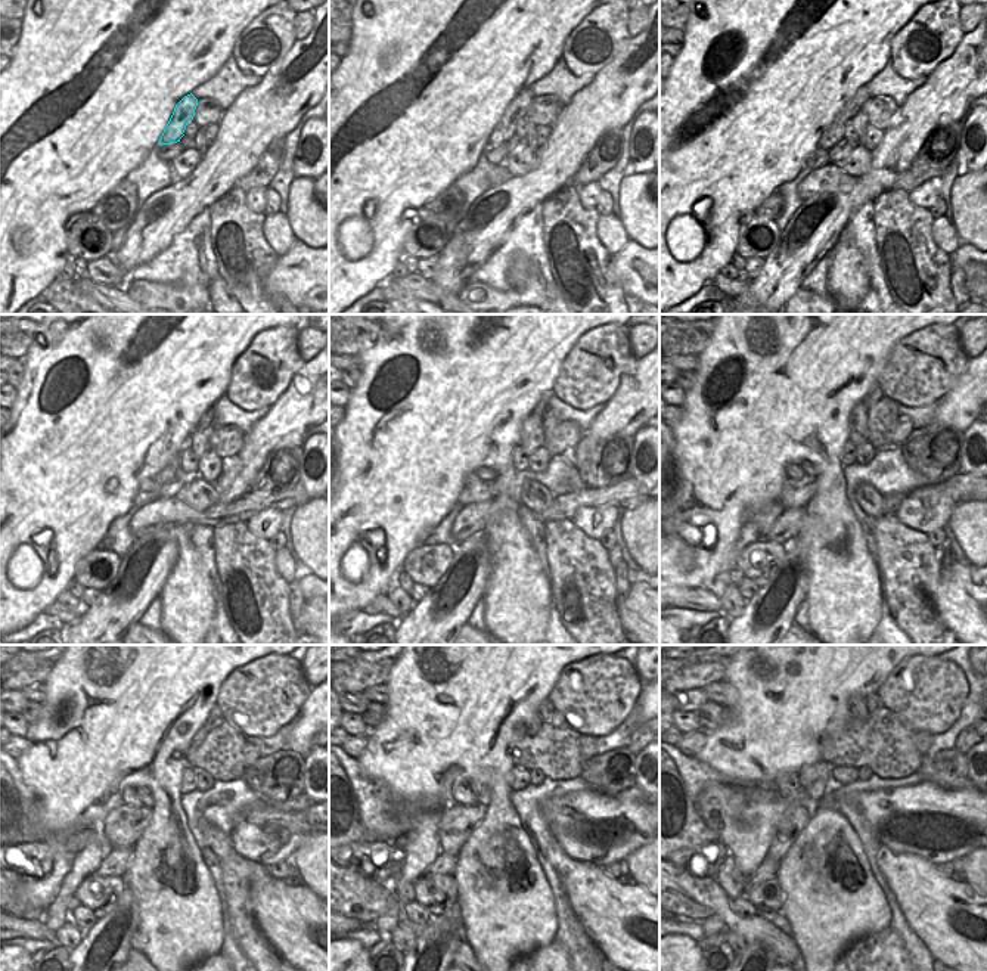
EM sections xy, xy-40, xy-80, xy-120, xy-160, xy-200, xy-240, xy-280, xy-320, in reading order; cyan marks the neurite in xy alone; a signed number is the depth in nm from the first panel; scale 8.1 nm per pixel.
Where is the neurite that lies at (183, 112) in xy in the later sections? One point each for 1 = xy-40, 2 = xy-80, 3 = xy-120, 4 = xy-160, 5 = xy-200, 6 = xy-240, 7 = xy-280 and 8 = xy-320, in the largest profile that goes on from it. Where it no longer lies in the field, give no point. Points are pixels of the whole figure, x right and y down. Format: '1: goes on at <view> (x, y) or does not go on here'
1: goes on at xy-40 (515, 111)
2: goes on at xy-80 (834, 133)
3: goes on at xy-120 (167, 472)
4: goes on at xy-160 (486, 474)
5: goes on at xy-200 (810, 470)
6: goes on at xy-240 (146, 796)
7: goes on at xy-280 (481, 785)
8: goes on at xy-320 (813, 778)

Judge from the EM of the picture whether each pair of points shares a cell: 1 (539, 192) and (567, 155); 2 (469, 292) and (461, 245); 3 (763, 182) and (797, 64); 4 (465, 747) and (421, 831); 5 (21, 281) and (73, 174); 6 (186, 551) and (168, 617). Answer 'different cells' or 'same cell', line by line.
1: same cell
2: different cells
3: same cell
4: different cells
5: same cell
6: same cell

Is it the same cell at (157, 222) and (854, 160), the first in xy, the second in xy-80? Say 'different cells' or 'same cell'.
different cells

